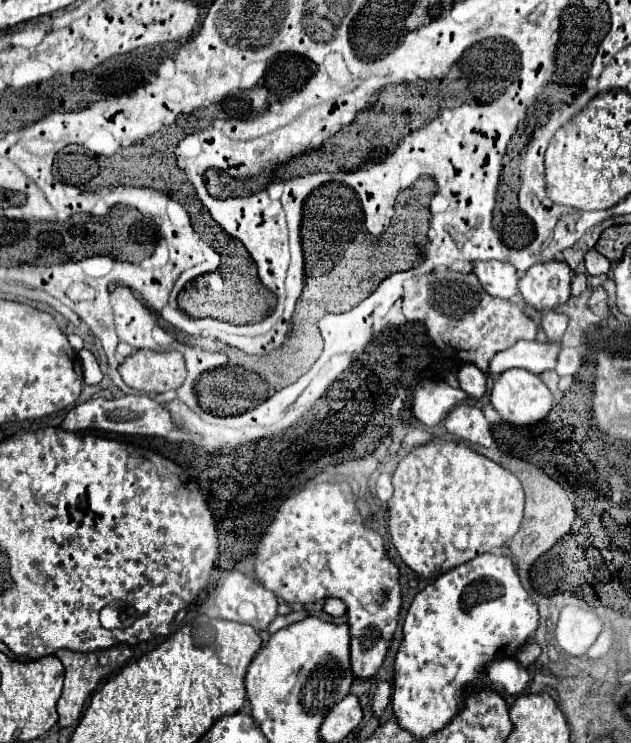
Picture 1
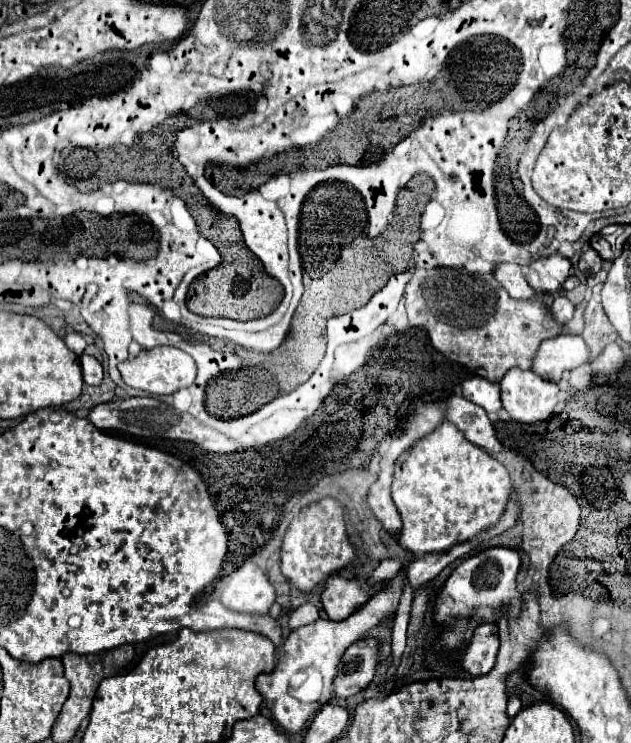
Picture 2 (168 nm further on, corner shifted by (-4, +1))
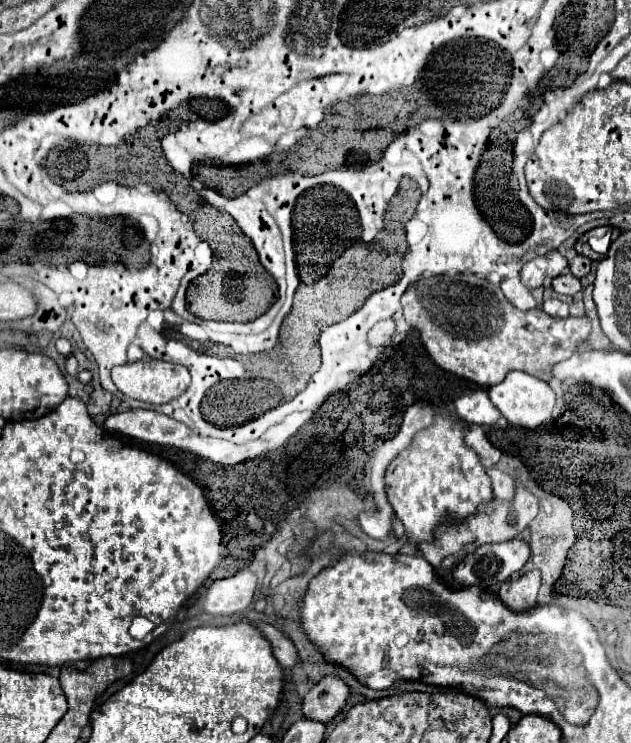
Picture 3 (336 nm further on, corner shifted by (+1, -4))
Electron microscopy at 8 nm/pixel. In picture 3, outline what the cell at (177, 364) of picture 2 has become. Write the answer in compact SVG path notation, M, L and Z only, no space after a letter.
M146 358L146 360L132 362L132 364L128 362L122 366L114 366L112 380L114 380L116 388L122 394L126 394L128 398L136 398L136 400L150 402L150 404L166 404L166 402L178 398L190 386L190 372L186 366L180 366L180 364Z

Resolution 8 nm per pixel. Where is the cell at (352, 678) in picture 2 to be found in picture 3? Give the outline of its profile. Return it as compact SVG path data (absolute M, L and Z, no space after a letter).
M330 674L310 688L310 692L304 696L302 710L310 720L328 722L340 712L348 696L350 696L348 684L340 680L340 676Z

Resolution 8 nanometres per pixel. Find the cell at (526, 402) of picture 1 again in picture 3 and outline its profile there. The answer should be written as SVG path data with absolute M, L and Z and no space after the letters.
M508 372L500 384L490 388L490 400L510 424L522 428L538 428L552 416L552 408L554 408L552 388L544 380L534 378L526 372Z

